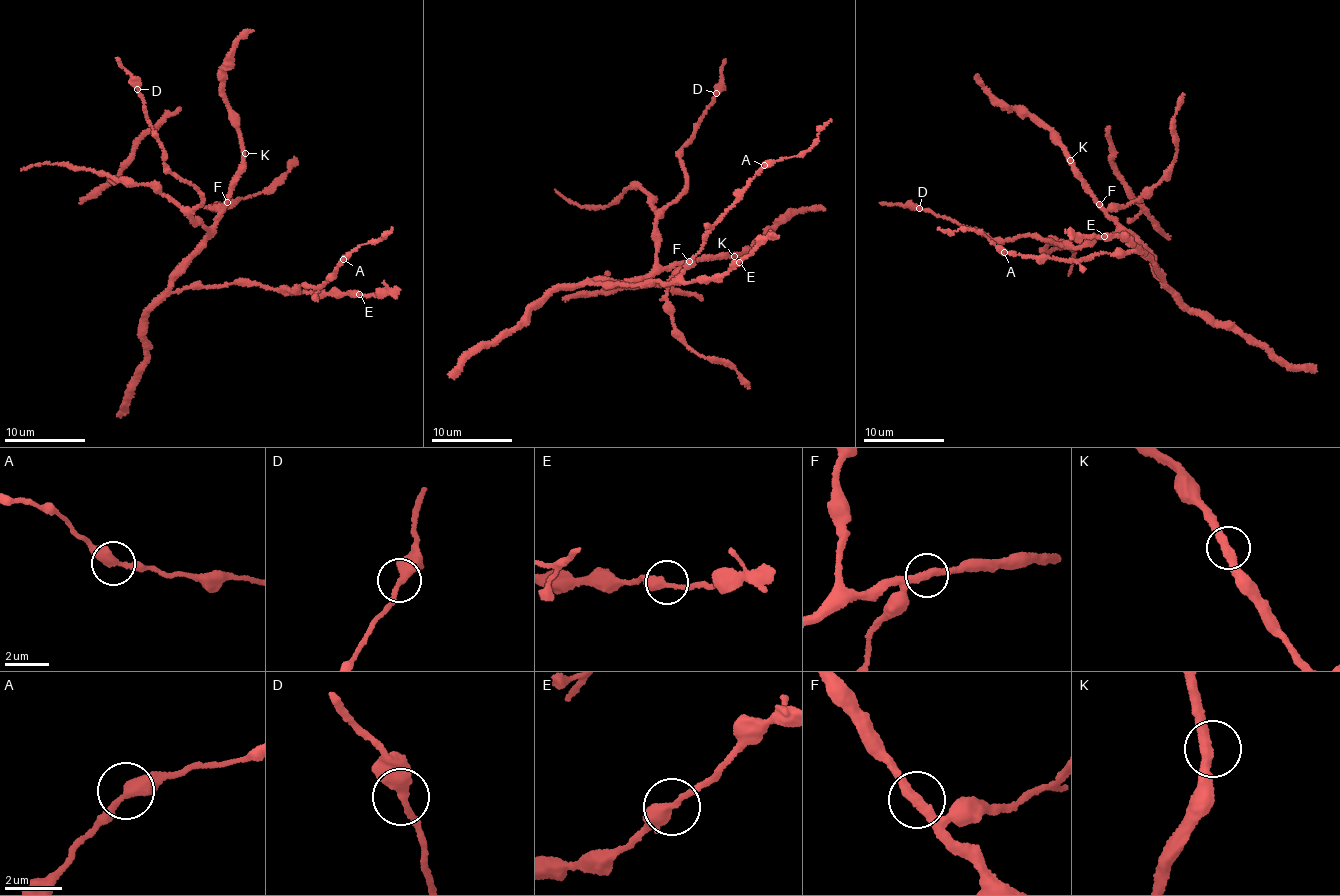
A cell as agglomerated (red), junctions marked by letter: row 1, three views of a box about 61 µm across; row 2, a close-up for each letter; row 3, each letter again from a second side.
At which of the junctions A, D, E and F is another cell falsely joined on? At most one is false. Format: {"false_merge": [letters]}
{"false_merge": []}

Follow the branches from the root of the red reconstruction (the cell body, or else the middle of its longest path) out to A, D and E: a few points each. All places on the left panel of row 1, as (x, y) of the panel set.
A: (198, 252), (173, 279), (173, 292), (246, 279), (274, 290), (299, 288), (304, 283), (321, 286), (343, 259)
D: (198, 252), (208, 232), (190, 217), (202, 198), (193, 185), (164, 165), (137, 89)
E: (198, 252), (173, 279), (173, 292), (246, 279), (274, 290), (359, 294)

